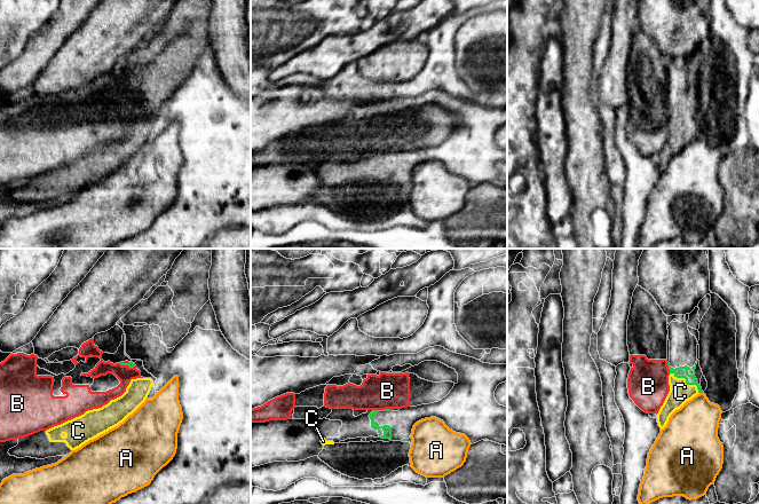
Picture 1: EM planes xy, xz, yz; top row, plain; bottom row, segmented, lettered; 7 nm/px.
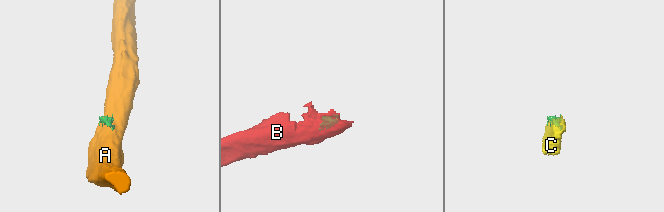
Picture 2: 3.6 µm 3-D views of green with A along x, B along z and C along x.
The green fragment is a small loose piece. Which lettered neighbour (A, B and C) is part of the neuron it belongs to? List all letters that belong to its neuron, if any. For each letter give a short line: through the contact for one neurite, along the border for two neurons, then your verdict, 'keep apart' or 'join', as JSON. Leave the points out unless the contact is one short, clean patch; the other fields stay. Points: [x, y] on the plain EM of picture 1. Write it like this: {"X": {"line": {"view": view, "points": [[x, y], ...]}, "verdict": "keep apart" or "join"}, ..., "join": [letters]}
{"A": {"line": {"view": "yz", "points": [[703, 135], [700, 136]]}, "verdict": "keep apart"}, "B": {"verdict": "keep apart"}, "C": {"line": {"view": "yz", "points": [[681, 115], [686, 126], [680, 135]]}, "verdict": "join"}, "join": ["C"]}

